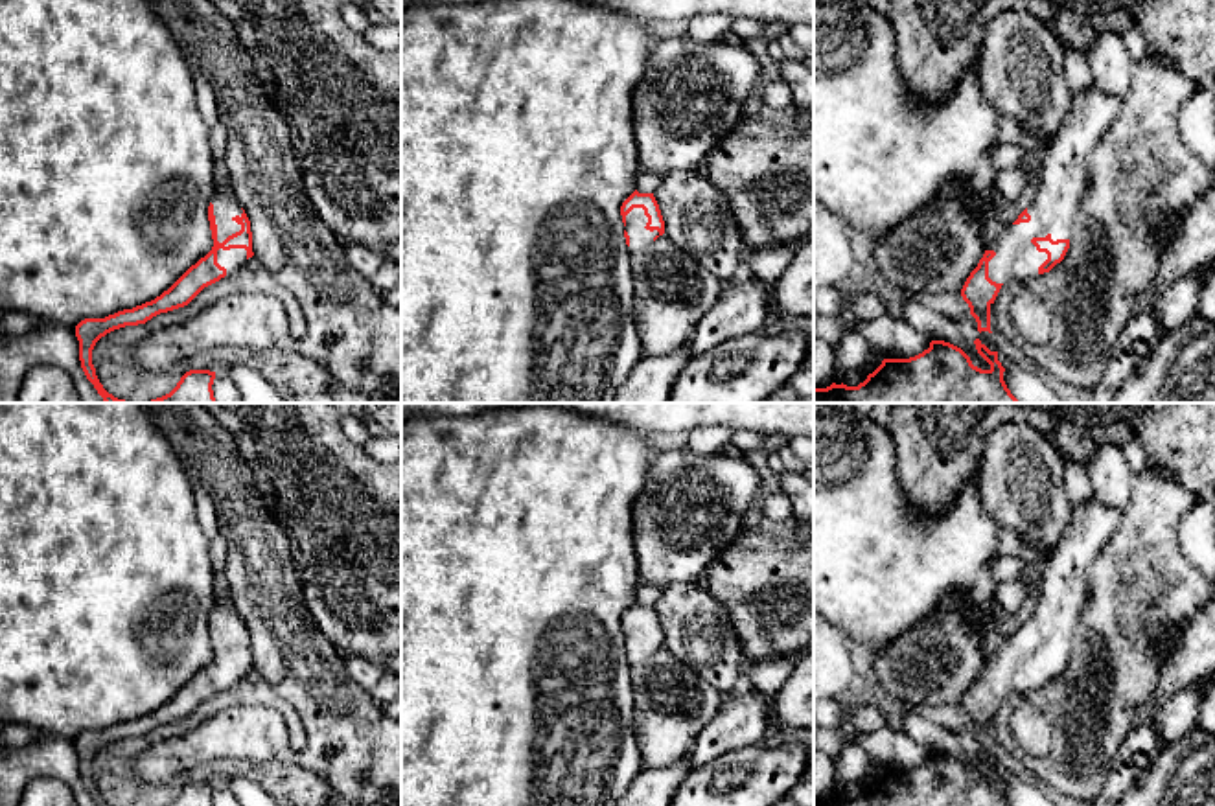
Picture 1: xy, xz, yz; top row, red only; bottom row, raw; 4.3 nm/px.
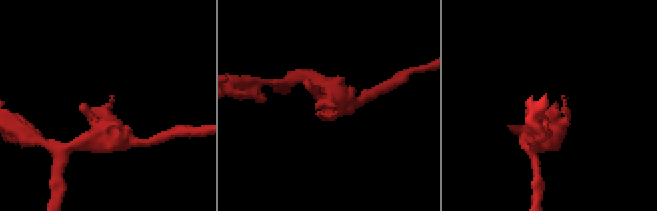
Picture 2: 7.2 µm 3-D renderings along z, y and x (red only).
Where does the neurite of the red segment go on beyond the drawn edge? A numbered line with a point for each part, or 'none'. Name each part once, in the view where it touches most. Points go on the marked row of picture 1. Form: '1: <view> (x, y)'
1: xy (225, 207)

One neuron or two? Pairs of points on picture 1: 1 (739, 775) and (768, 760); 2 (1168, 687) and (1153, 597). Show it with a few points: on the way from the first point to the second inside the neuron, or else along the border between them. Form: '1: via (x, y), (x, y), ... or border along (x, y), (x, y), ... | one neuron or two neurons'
1: via (746, 775), (753, 775), (761, 768) | one neuron
2: border along (1162, 661), (1155, 689) | two neurons

